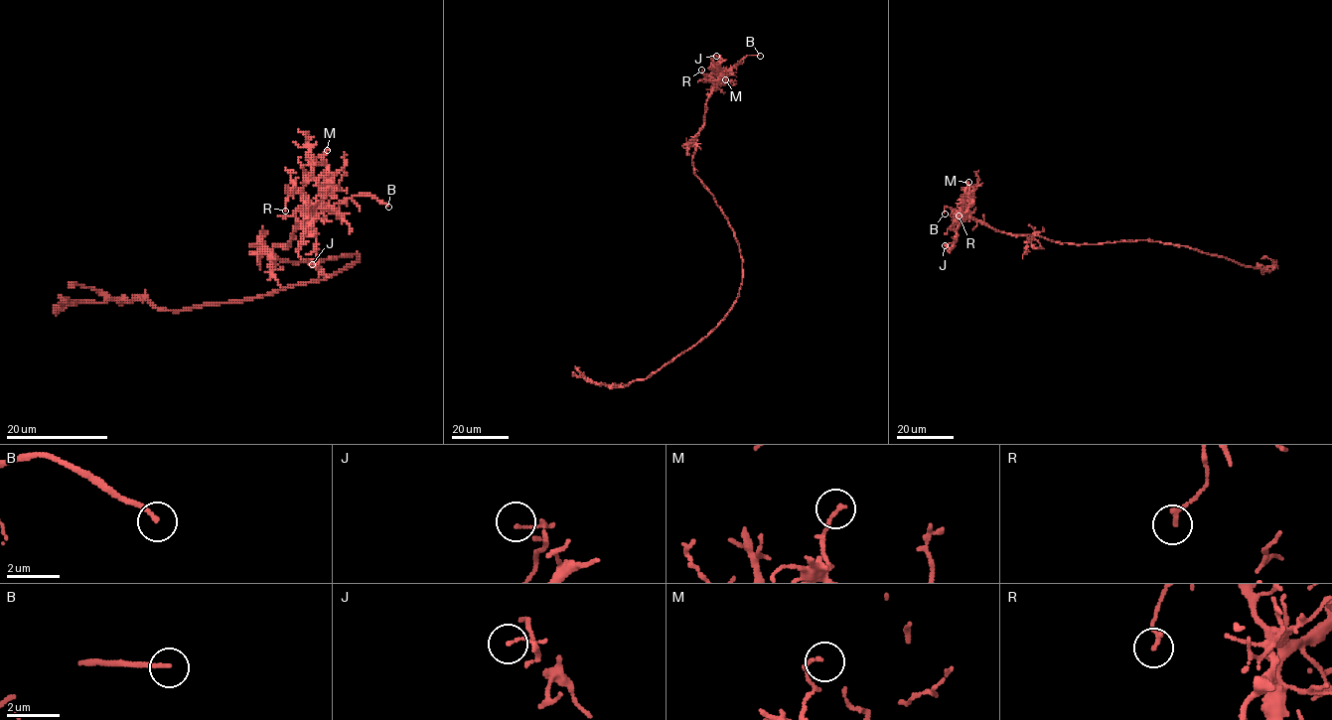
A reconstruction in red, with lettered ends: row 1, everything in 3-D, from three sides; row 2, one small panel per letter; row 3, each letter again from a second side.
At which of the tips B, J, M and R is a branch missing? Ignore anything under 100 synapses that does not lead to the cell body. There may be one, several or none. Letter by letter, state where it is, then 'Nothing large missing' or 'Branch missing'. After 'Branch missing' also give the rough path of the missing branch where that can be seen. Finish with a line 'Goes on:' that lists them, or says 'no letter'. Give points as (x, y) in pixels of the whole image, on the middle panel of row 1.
B: Place: (760, 56). Branch missing
J: Place: (716, 56). Nothing large missing
M: Place: (725, 79). Nothing large missing
R: Place: (701, 70). Nothing large missing
Goes on: B

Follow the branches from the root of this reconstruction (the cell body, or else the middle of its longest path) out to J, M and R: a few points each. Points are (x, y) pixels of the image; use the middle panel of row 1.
J: (741, 253), (734, 230), (695, 174), (692, 162), (706, 99), (717, 79), (716, 56)
M: (741, 253), (734, 230), (695, 174), (692, 162), (706, 99), (714, 84), (726, 76), (725, 79)
R: (741, 253), (734, 230), (695, 174), (692, 162), (706, 99), (717, 79), (714, 72), (706, 76), (701, 70)

